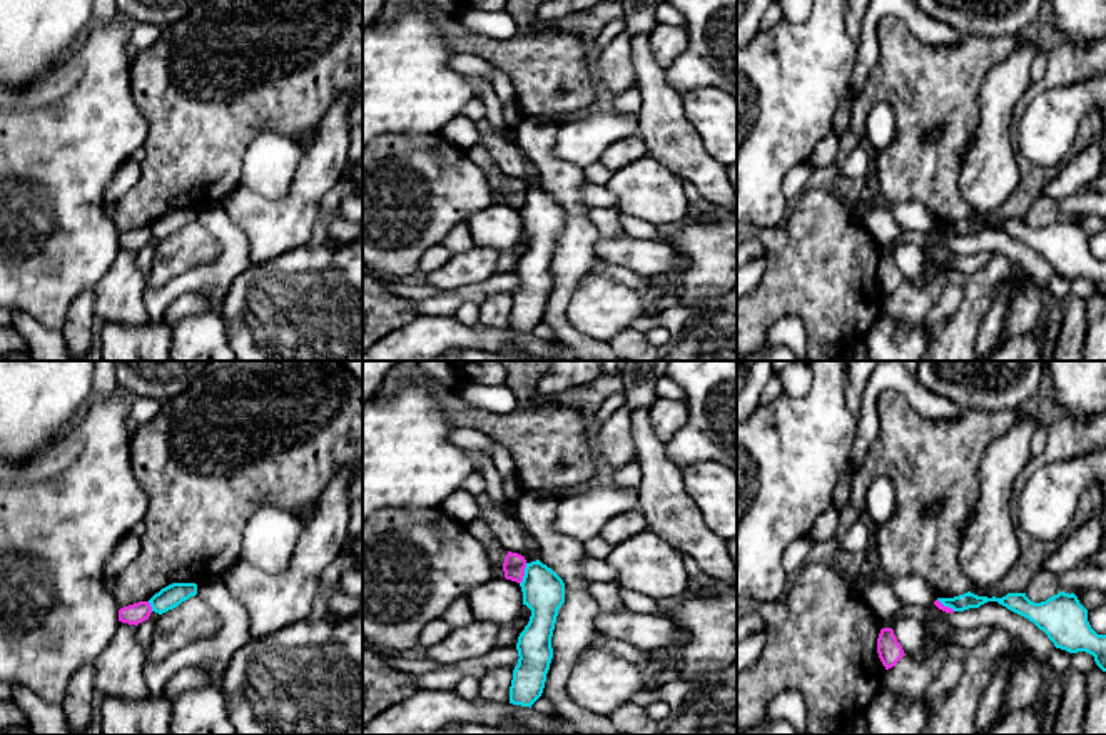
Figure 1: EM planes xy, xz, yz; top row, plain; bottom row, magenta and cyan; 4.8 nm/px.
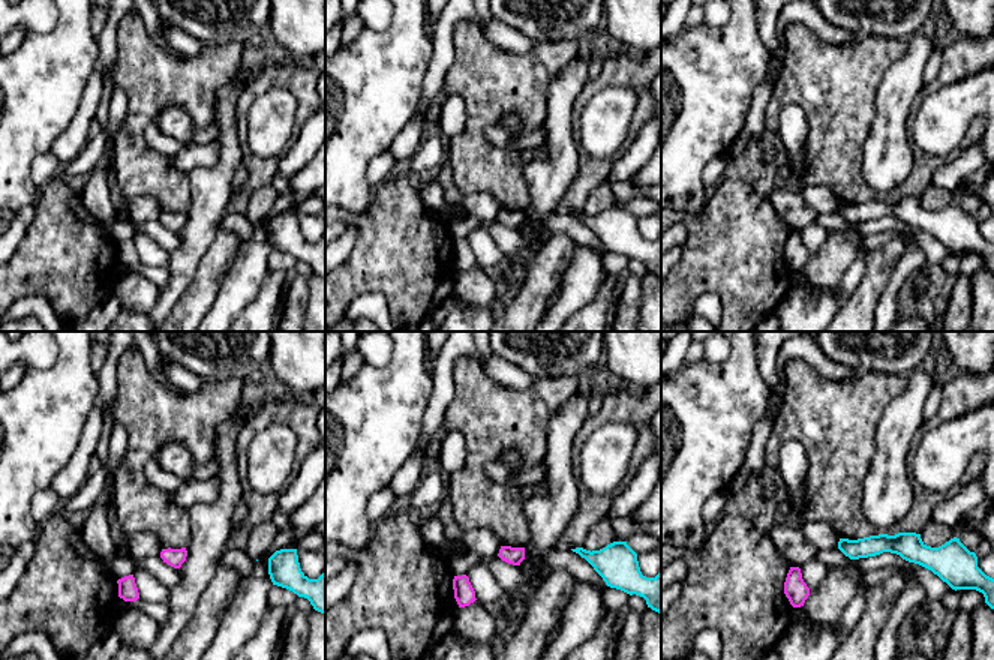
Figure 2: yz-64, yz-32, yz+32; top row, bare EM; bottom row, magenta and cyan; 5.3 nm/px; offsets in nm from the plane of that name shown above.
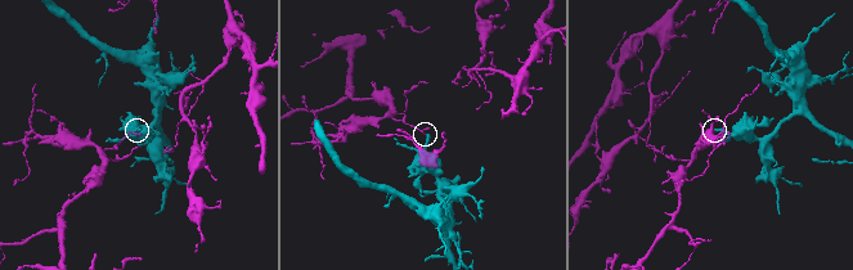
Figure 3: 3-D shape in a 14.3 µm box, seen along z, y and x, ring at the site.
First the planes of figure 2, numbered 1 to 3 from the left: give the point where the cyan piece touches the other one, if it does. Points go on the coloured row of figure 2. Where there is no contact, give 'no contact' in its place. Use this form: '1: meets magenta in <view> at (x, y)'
1: no contact
2: no contact
3: no contact

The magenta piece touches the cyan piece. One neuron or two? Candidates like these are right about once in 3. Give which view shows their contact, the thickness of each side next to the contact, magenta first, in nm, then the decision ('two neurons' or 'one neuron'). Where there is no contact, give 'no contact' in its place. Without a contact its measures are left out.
meets magenta in xz; 110 nm thick on the magenta side, 200 nm on the other; two neurons

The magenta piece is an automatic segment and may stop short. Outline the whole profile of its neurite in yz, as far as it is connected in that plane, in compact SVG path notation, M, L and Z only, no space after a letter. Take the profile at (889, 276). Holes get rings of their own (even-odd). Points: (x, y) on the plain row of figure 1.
M882 254L877 264L877 279L885 296L897 291L906 281L892 254Z

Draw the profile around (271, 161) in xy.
M262 132L246 149L239 187L279 200L287 195L302 155L291 137Z

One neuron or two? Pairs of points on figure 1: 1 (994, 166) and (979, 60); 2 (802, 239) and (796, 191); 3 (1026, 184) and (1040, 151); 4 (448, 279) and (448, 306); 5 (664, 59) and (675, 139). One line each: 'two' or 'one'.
1: two
2: two
3: two
4: two
5: two

